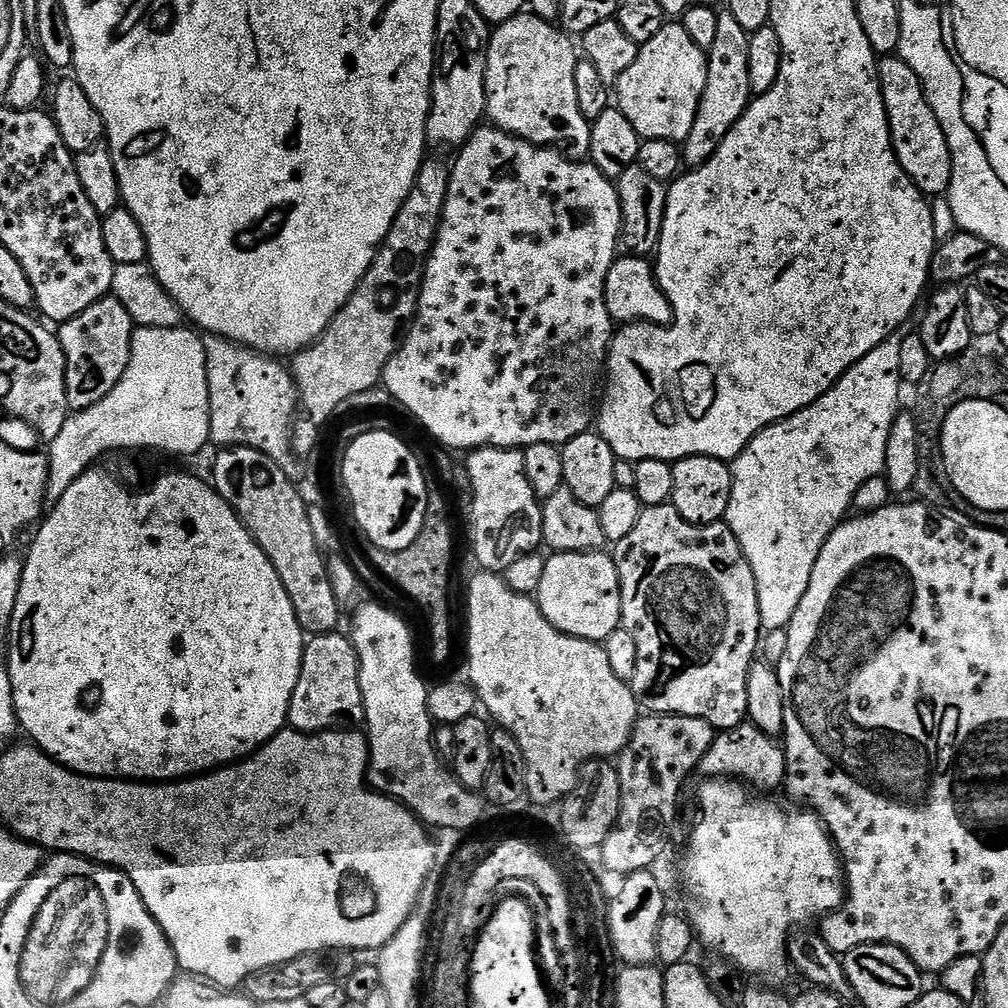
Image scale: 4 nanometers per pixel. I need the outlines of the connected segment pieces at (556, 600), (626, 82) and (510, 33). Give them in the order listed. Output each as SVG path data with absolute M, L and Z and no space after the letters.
M607 551L599 552L557 552L546 559L546 571L542 574L542 586L538 586L535 601L540 605L542 614L560 632L577 636L583 640L603 642L621 627L620 611L622 594L620 593L620 575L616 569L615 559L607 556Z
M668 22L662 30L658 30L658 34L654 34L654 38L650 38L650 42L640 45L640 53L638 58L634 58L634 66L630 66L630 70L626 70L626 74L622 74L622 78L618 78L614 85L614 104L620 109L622 114L626 114L626 119L630 122L630 126L634 126L634 130L640 135L641 141L646 140L671 140L673 142L683 142L690 134L690 126L694 126L694 118L698 114L698 106L702 98L702 90L706 90L706 74L708 73L708 58L703 47L696 45L696 40L683 28L682 25L676 24L680 22Z
M535 14L512 16L491 33L486 58L486 116L495 127L531 144L566 150L569 160L589 159L592 126L578 110L574 70L578 48L555 23Z

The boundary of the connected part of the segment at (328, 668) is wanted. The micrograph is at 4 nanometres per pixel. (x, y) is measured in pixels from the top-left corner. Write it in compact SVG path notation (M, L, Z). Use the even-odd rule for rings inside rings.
M335 631L330 634L313 636L304 645L302 670L298 674L298 686L294 686L294 694L290 698L290 710L288 711L288 724L295 728L297 732L315 734L317 732L352 730L364 724L360 659L351 639L347 635L340 635L339 631Z

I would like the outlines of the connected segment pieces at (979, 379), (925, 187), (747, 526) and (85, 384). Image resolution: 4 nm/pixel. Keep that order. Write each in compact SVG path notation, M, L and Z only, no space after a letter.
M965 354L955 356L953 360L941 360L933 363L920 384L915 385L916 429L918 430L918 450L921 461L937 474L944 472L944 455L940 449L940 431L944 428L946 418L954 406L971 400L996 400L1005 391L1004 376L992 360L984 356Z
M888 54L879 61L880 93L888 115L892 135L892 149L896 152L902 170L929 198L943 197L952 181L952 155L946 134L924 93L922 82L899 55Z
M894 335L886 342L882 342L882 346L870 350L870 354L866 354L866 358L862 358L857 364L850 366L850 370L846 370L846 374L842 374L840 381L829 392L822 394L822 398L818 398L818 402L798 410L798 414L794 414L790 418L779 420L776 424L763 428L757 436L752 437L752 441L744 447L743 452L735 460L731 461L732 489L730 490L730 506L726 510L723 523L727 524L728 529L738 538L738 542L742 546L742 554L746 558L746 562L750 562L750 570L754 570L754 582L758 590L760 622L765 629L787 629L788 625L791 624L798 606L805 603L806 597L809 595L810 578L814 574L814 566L818 562L820 551L826 542L826 538L830 538L832 531L849 513L852 508L854 494L858 494L858 486L862 486L862 482L870 482L870 478L881 475L884 471L886 442L890 442L890 430L894 426L897 416L902 411L902 405L900 405L902 381L899 374L901 365L900 341L901 337Z
M111 294L103 296L101 300L94 302L94 306L82 310L82 314L59 325L60 345L66 358L64 377L66 378L66 398L69 409L79 410L94 406L94 402L102 402L102 398L106 398L106 394L110 394L110 390L114 390L114 386L118 386L118 382L130 362L133 331L134 325L130 314L126 314L126 306L122 306L122 302L118 302Z

